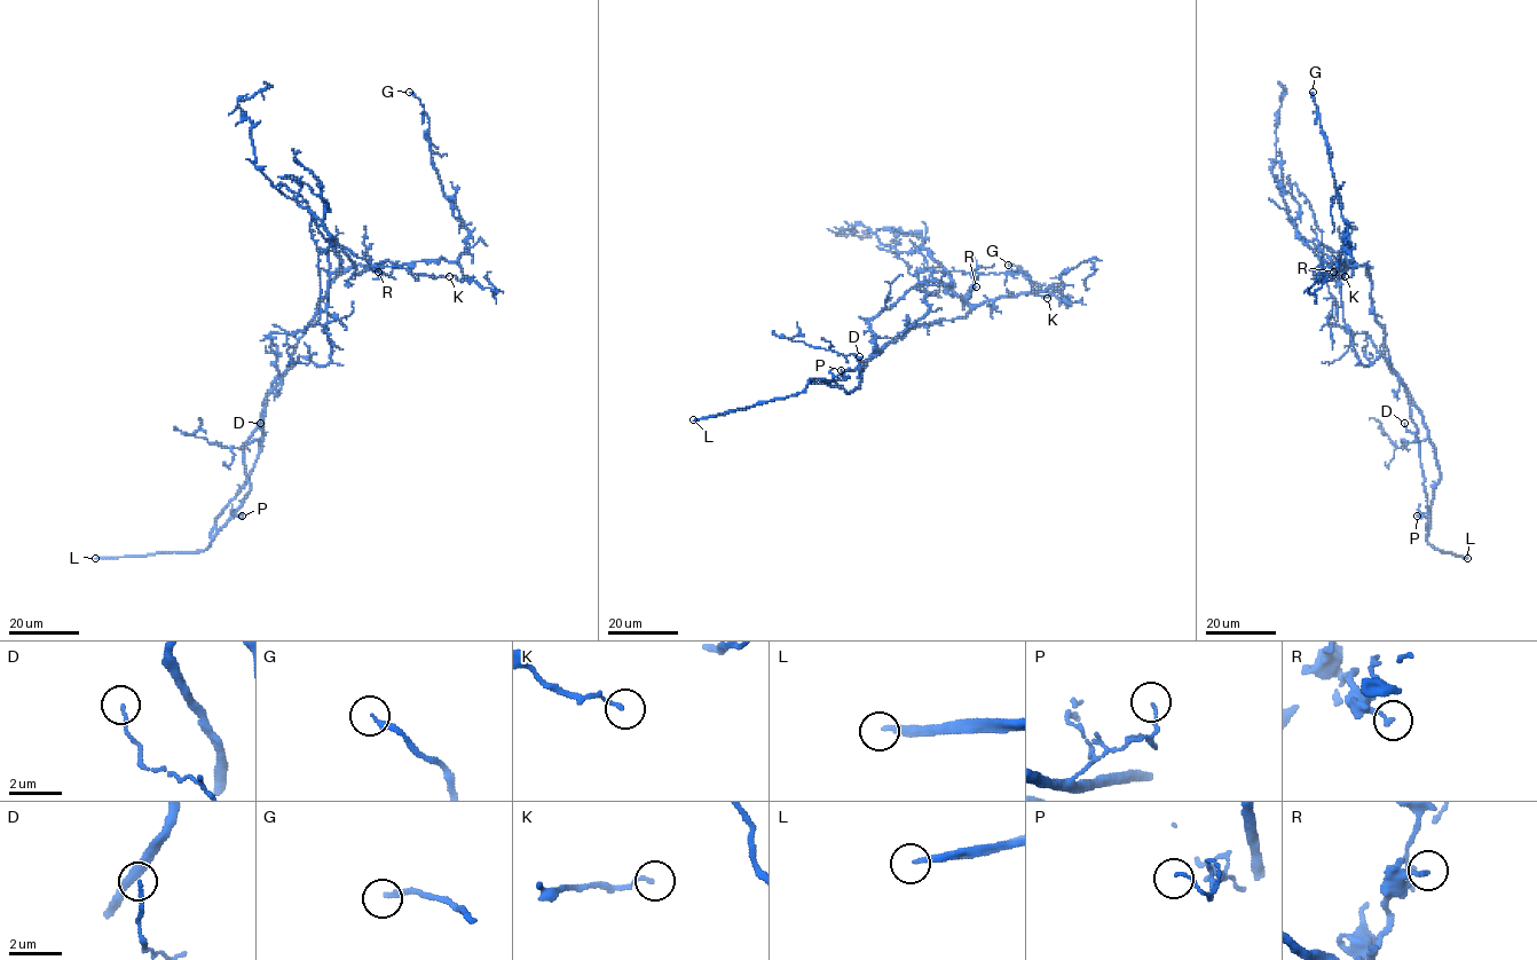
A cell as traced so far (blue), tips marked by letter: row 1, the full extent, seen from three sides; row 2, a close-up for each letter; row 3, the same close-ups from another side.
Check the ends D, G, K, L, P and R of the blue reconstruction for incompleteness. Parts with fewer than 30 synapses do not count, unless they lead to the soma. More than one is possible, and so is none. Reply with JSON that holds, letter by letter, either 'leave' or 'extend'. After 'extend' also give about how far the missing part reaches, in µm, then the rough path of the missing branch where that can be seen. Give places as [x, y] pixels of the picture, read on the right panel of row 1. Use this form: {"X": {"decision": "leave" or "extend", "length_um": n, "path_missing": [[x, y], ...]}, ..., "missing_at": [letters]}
{"D": {"decision": "leave"}, "G": {"decision": "leave"}, "K": {"decision": "leave"}, "L": {"decision": "extend", "length_um": 250}, "P": {"decision": "leave"}, "R": {"decision": "leave"}, "missing_at": ["L"]}

